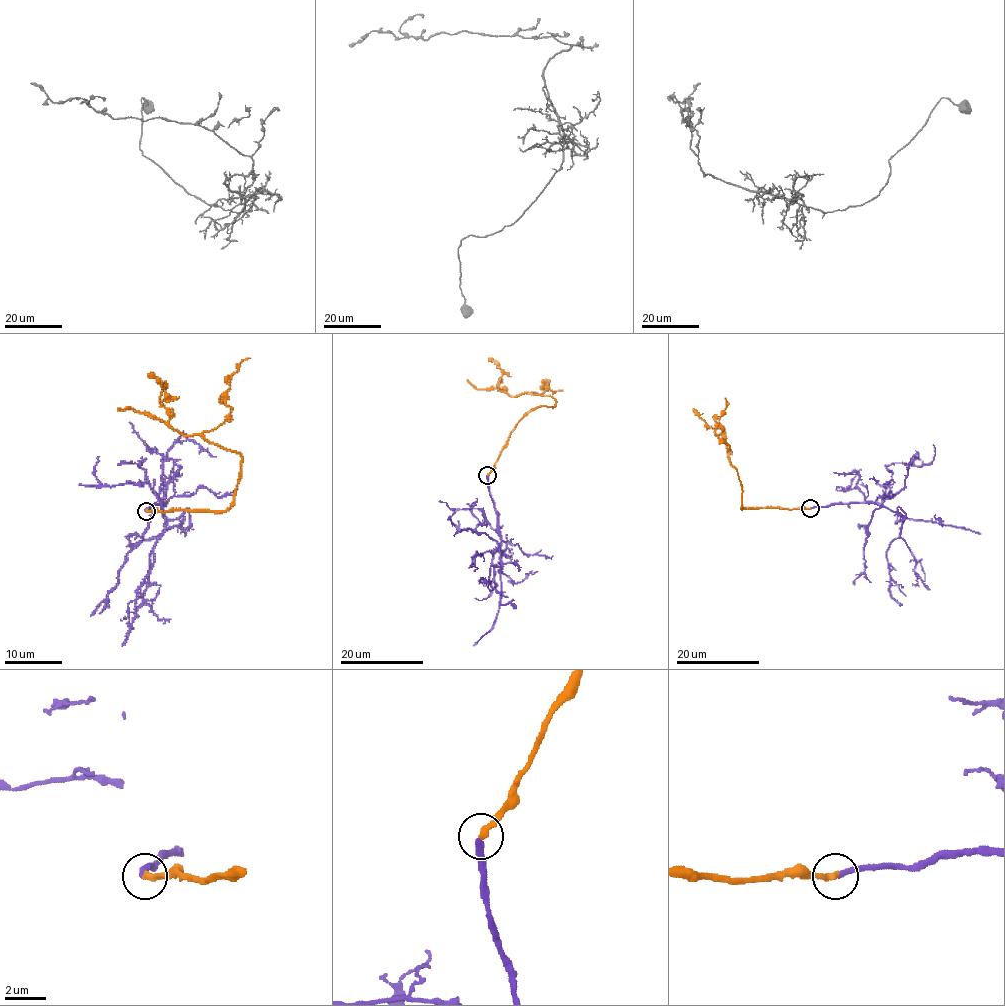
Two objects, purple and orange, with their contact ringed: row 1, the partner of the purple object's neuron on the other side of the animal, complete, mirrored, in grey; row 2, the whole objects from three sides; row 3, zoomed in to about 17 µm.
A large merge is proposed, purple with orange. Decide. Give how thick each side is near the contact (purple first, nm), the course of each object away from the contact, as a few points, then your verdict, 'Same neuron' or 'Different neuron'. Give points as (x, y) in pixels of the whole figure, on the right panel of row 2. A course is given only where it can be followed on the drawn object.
Thickness 280 nm (purple) against 300 nm. Course of purple: (810, 508), (874, 503), (896, 511), (903, 518), (900, 535), (891, 543), (886, 554), (890, 592), (902, 605). Course of orange: (810, 508), (740, 508), (742, 489), (729, 460), (731, 451), (725, 436), (693, 410). Same neuron

